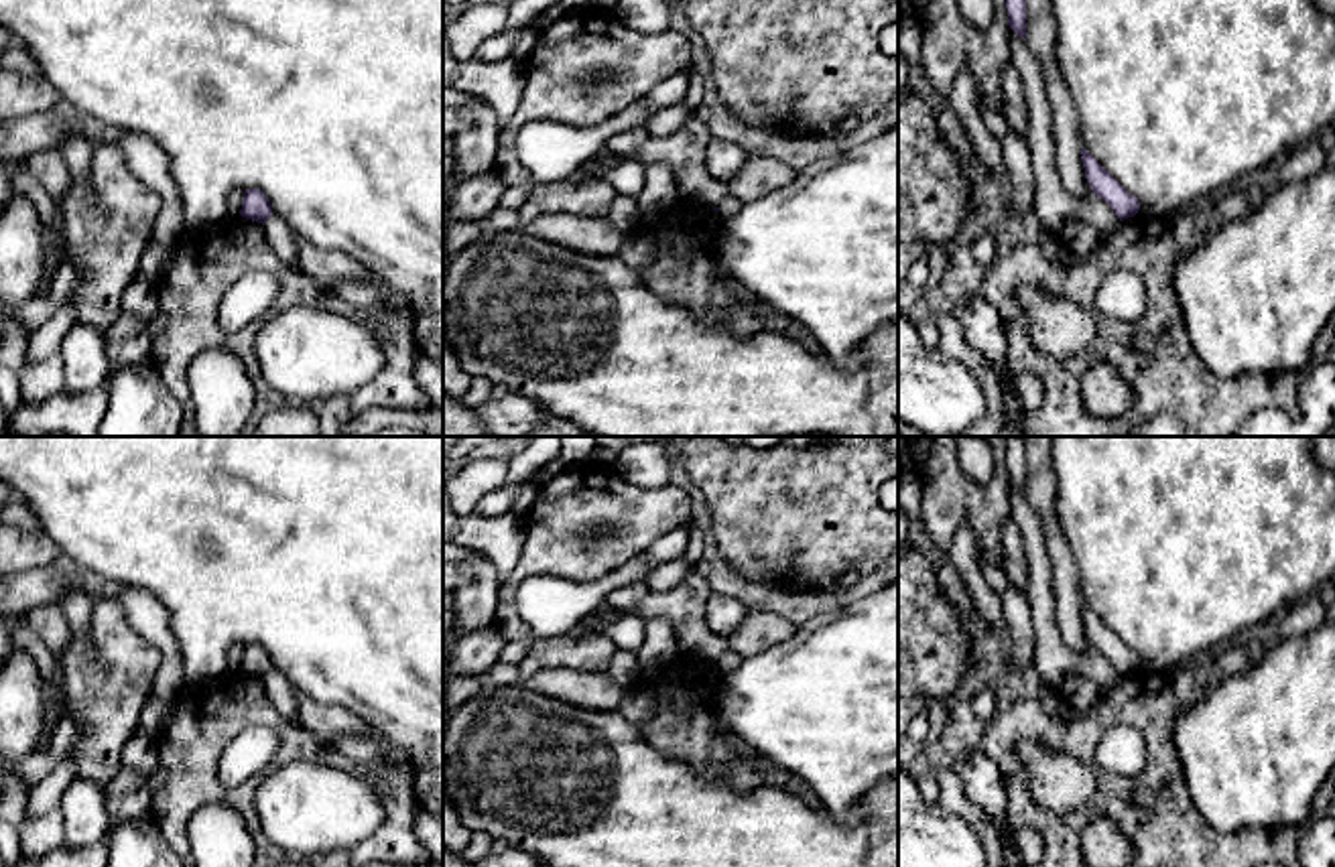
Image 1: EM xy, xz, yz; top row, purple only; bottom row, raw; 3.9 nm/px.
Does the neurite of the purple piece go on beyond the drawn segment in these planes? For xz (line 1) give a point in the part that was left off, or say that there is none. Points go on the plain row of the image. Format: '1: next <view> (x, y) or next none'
1: next none

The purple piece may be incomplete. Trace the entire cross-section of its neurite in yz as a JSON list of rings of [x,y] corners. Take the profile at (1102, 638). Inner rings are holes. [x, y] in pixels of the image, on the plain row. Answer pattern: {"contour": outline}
{"contour": [[[1081,603],[1085,633],[1091,646],[1101,652],[1120,672],[1120,676],[1134,672],[1140,658],[1130,650],[1085,603]]]}

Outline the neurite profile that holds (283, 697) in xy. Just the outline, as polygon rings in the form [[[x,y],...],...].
[[[268,672],[262,678],[262,684],[266,688],[266,694],[272,703],[272,707],[293,725],[299,725],[299,701],[297,692],[291,686],[291,682],[276,672]]]

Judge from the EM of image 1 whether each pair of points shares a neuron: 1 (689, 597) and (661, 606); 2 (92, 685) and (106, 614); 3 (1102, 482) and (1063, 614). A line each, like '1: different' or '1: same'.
1: same
2: same
3: different

